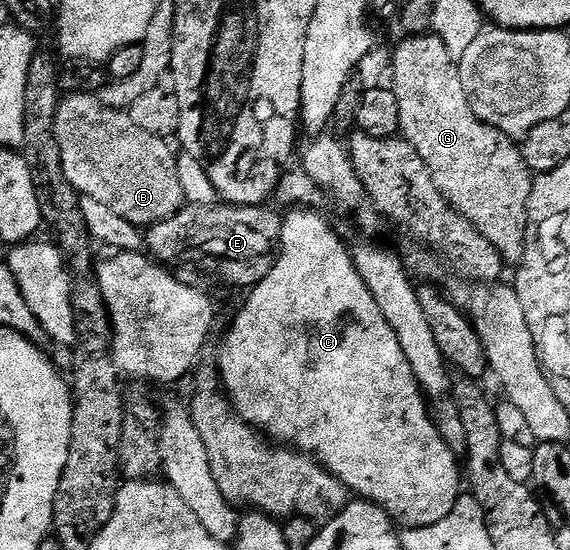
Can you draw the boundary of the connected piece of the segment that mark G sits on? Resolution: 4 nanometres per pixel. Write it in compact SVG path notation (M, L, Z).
M435 35L405 37L392 53L392 92L396 94L400 133L422 155L422 163L430 171L438 191L448 204L462 214L499 251L505 262L516 263L524 256L524 239L528 228L528 200L534 175L526 167L520 145L502 131L490 127L474 115L462 91L457 62Z

